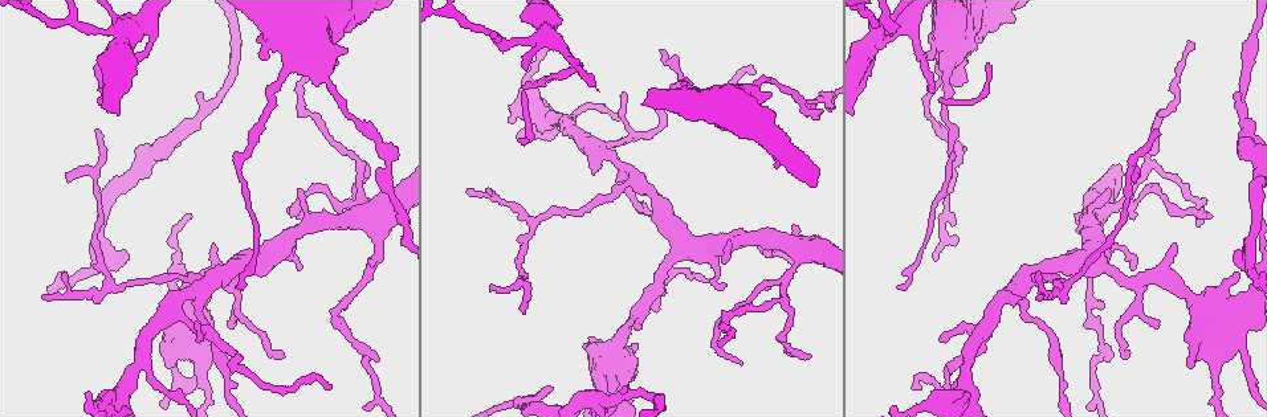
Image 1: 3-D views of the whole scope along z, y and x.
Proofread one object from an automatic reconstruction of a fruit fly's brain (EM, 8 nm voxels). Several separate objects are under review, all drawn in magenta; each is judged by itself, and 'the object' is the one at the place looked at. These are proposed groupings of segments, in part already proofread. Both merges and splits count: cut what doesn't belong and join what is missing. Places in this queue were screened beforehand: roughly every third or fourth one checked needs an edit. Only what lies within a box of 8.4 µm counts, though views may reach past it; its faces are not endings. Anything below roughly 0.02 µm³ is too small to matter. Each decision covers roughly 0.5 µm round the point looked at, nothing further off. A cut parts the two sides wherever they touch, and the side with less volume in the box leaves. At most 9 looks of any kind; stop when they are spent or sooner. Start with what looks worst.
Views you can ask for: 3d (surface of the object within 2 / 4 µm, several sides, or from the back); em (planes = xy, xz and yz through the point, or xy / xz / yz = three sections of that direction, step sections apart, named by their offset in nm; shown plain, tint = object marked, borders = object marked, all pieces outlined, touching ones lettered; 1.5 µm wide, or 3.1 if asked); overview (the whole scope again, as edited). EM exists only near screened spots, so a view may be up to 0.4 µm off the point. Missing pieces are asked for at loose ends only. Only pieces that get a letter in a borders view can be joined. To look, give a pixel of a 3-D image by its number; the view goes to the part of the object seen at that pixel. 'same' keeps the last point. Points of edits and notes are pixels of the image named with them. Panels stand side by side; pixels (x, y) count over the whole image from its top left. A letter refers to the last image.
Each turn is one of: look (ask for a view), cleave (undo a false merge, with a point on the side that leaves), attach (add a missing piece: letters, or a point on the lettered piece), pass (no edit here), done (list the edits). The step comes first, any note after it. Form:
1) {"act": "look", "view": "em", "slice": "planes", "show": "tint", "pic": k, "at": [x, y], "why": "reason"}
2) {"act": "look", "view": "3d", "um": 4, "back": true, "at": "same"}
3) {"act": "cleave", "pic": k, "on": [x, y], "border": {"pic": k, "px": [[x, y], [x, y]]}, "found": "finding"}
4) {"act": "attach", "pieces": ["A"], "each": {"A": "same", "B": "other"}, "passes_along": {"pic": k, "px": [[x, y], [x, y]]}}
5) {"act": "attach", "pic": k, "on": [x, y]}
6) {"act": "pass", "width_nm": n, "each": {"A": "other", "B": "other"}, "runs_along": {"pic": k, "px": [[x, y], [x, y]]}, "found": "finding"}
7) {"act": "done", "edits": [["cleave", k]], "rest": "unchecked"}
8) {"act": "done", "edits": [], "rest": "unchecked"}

{"act": "look", "view": "em", "slice": "yz", "step": 4, "show": "borders", "pic": 1, "at": [124, 249], "why": "branch stops here"}

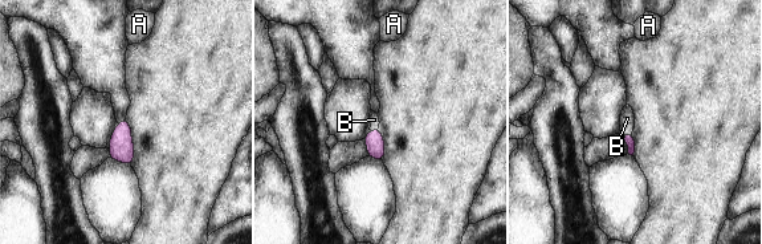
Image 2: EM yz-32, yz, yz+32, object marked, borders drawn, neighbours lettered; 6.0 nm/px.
{"act": "attach", "pieces": ["B"], "longest_contact_nm": ["B", 60], "each": {"A": "other", "B": "same"}, "passes_along": {"pic": 2, "px": [[374, 141], [374, 130], [374, 120]]}, "found": "it goes on there"}

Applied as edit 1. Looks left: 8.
{"act": "look", "view": "3d", "um": 4, "pic": 1, "at": [214, 279], "why": "looks like a crossing"}

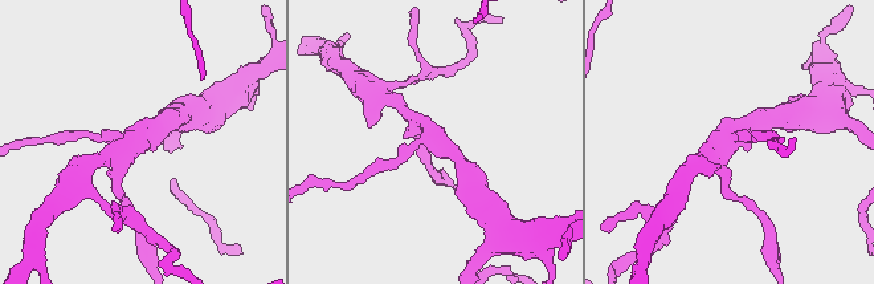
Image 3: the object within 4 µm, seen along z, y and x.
{"act": "look", "view": "em", "slice": "xz", "step": 4, "show": "tint", "pic": 3, "at": [731, 141]}

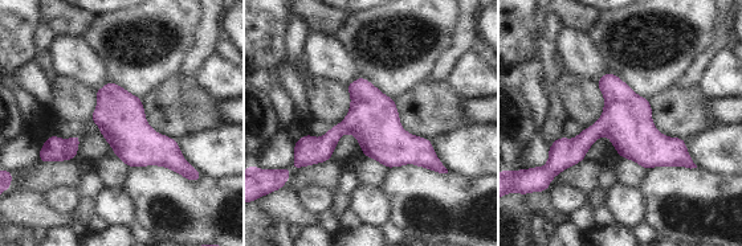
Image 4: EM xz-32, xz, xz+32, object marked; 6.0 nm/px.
{"act": "look", "view": "em", "slice": "planes", "show": "borders", "at": "same"}

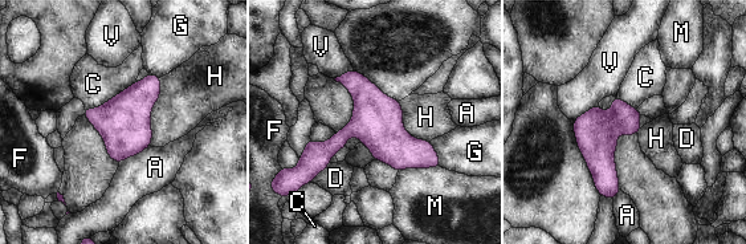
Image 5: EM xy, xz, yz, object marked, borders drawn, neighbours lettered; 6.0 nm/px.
{"act": "pass", "longest_contact_nm": ["H", 420], "each": {"A": "other", "C": "other", "D": "other", "F": "other", "G": "other", "H": "other", "M": "other", "V": "other"}, "border": {"pic": 5, "px": [[160, 77], [149, 145]]}, "found": "continuous, no second neuron"}

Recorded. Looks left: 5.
{"act": "look", "view": "3d", "um": 2, "pic": 1, "at": [1036, 274], "why": "tapers out"}

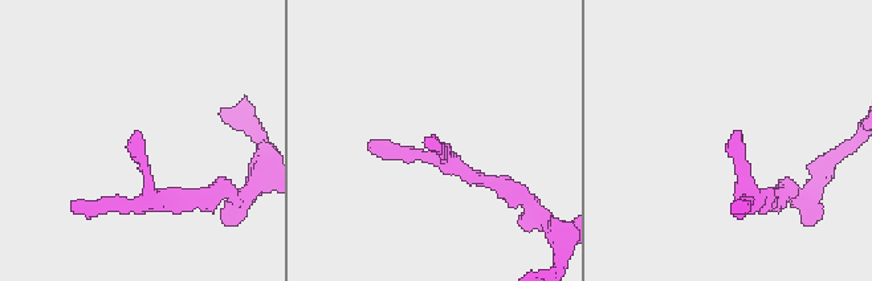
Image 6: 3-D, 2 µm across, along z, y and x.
{"act": "look", "view": "em", "slice": "planes", "show": "borders", "pic": 6, "at": [736, 132]}

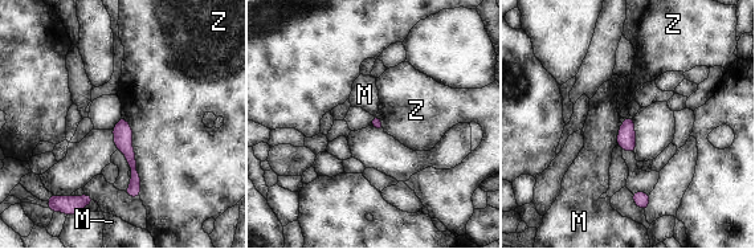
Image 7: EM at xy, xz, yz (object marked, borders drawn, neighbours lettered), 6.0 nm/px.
{"act": "pass", "each": {"M": "other", "Z": "other"}, "runs_along": {"pic": 7, "px": [[122, 122], [137, 194]]}, "found": "none of them fits"}

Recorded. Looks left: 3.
{"act": "look", "view": "3d", "um": 4, "pic": 1, "at": [68, 178], "why": "an open end"}

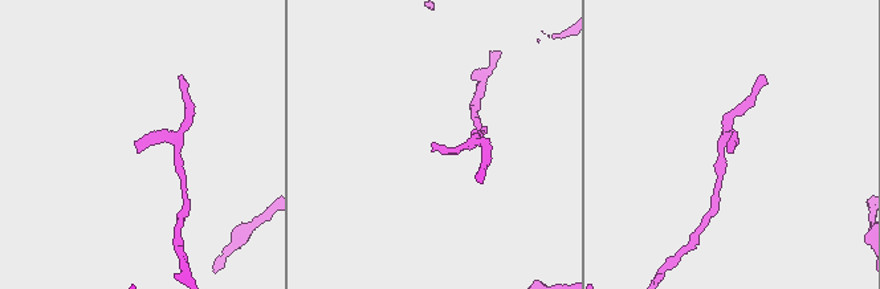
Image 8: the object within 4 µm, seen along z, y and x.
{"act": "look", "view": "em", "slice": "planes", "show": "borders", "pic": 8, "at": [135, 147]}

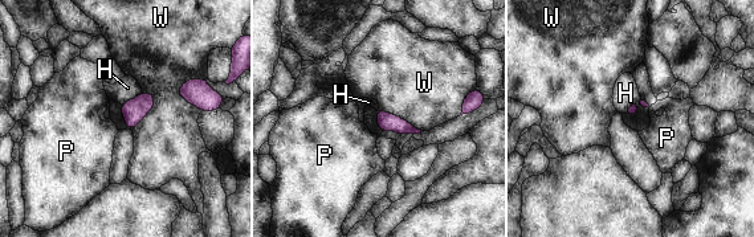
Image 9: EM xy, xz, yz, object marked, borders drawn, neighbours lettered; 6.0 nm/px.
{"act": "pass", "each": {"H": "other", "P": "other", "W": "other"}, "border": {"pic": 9, "px": [[191, 77], [178, 93], [202, 110]]}, "found": "no lettered piece goes on from it"}

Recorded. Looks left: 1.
{"act": "done", "edits": [["attach", 2]], "rest": "unchecked"}

